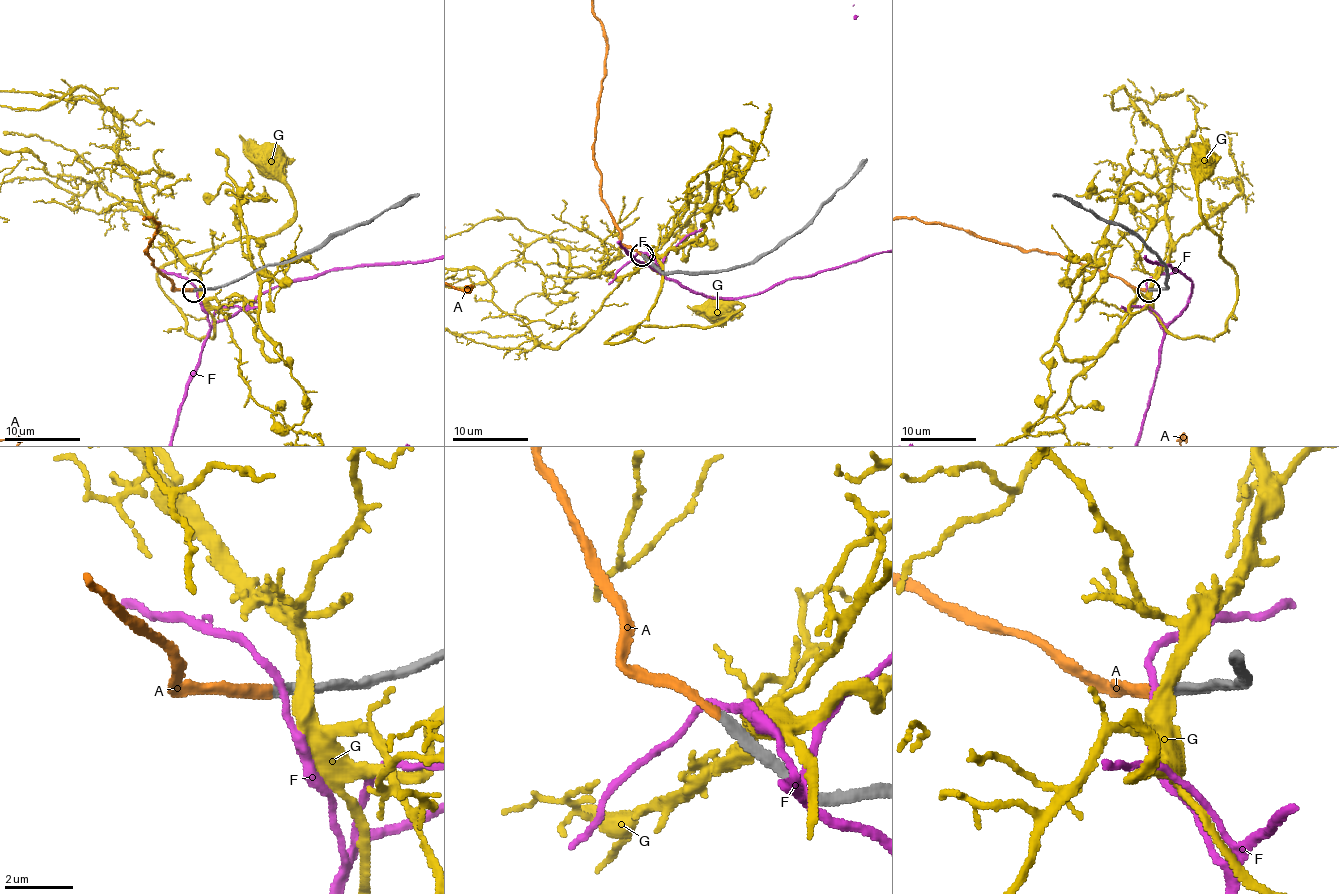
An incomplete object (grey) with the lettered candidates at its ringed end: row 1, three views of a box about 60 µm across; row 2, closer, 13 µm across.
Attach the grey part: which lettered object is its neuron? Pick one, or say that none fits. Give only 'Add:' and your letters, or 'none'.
Add: A

